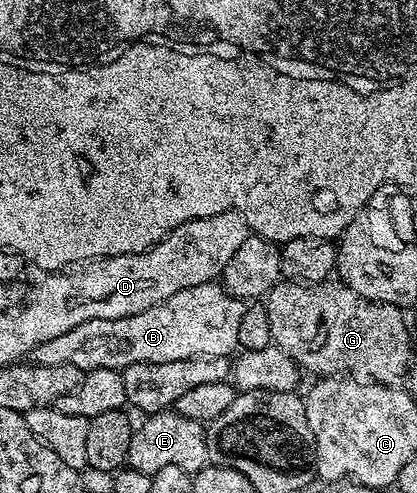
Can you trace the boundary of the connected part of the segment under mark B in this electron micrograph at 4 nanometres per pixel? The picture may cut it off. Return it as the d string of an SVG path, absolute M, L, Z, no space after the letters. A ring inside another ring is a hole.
M211 282L200 286L188 286L188 290L180 290L172 294L172 298L153 304L148 310L140 310L140 314L84 322L60 334L60 338L52 338L34 349L32 360L35 364L50 366L71 364L82 369L83 373L88 373L97 368L121 370L140 362L180 362L180 358L193 356L230 356L238 348L240 318L244 318L245 309L246 304L236 299L231 292L227 292L221 283Z

